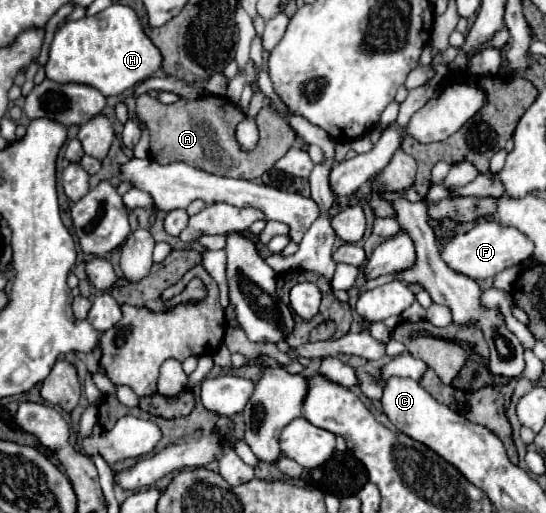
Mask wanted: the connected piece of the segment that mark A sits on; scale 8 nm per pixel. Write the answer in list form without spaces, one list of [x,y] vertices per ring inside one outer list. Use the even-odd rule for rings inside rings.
[[[138,95],[136,99],[136,115],[150,131],[150,157],[158,163],[190,163],[190,167],[198,167],[206,173],[232,177],[232,179],[258,179],[262,173],[274,167],[274,163],[292,147],[296,135],[290,125],[280,119],[270,107],[264,107],[258,117],[260,141],[254,151],[242,151],[234,129],[244,119],[244,115],[234,107],[226,97],[202,95],[196,101],[176,101],[172,105],[162,105],[150,95]]]

